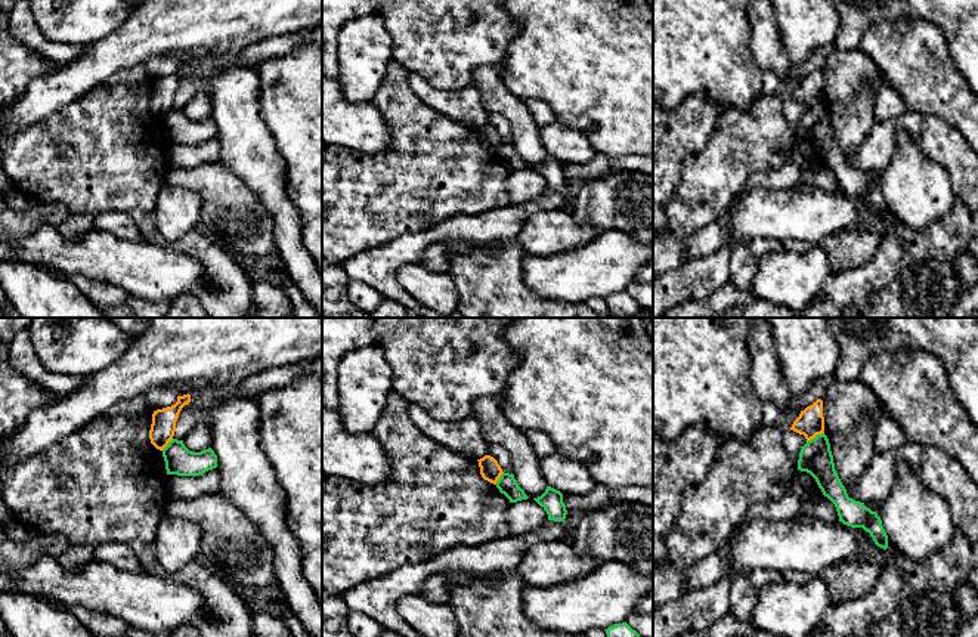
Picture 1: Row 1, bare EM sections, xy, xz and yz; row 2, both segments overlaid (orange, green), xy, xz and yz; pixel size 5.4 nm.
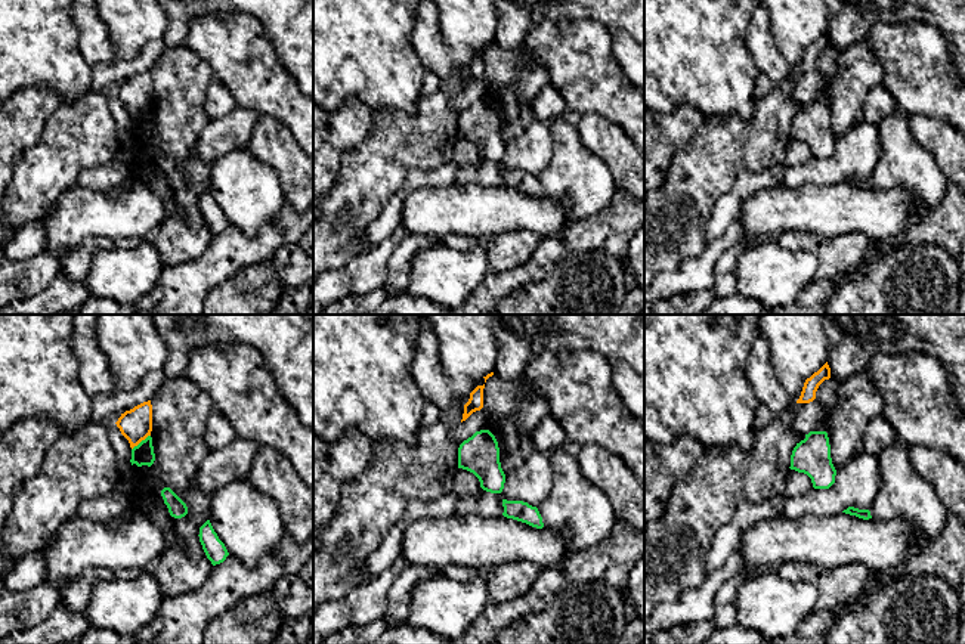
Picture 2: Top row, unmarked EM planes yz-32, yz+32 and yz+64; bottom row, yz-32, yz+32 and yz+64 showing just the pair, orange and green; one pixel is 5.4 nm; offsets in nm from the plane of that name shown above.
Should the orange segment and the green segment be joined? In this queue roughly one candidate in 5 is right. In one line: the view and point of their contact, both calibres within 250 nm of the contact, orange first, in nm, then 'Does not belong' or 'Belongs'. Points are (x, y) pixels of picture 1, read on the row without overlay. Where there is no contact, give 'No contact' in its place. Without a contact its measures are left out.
Touches orange at yz (814, 105). Thickness 150 nm (orange) against 180 nm. Does not belong

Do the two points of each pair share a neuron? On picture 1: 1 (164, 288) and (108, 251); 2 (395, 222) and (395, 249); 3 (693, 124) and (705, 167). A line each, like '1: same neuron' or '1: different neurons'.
1: same neuron
2: different neurons
3: different neurons

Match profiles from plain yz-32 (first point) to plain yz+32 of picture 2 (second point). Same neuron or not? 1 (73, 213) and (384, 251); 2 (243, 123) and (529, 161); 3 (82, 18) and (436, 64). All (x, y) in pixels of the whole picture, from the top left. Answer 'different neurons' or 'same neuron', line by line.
1: different neurons
2: same neuron
3: same neuron

